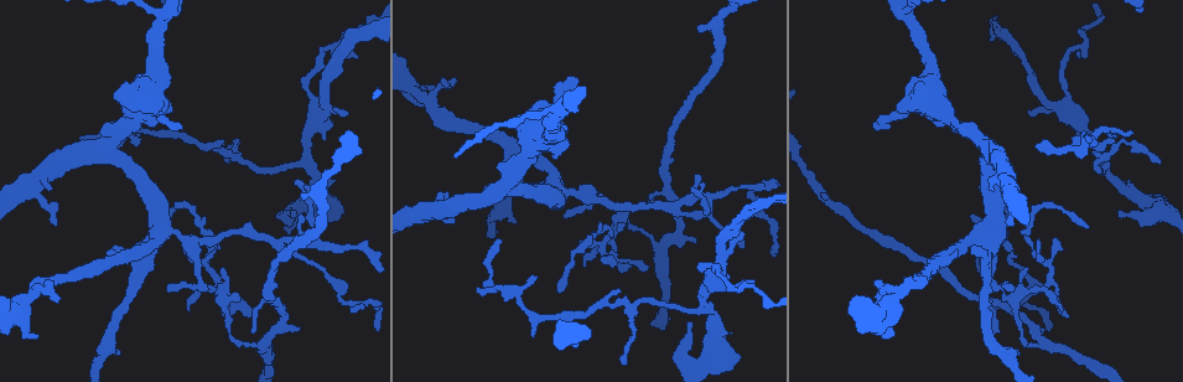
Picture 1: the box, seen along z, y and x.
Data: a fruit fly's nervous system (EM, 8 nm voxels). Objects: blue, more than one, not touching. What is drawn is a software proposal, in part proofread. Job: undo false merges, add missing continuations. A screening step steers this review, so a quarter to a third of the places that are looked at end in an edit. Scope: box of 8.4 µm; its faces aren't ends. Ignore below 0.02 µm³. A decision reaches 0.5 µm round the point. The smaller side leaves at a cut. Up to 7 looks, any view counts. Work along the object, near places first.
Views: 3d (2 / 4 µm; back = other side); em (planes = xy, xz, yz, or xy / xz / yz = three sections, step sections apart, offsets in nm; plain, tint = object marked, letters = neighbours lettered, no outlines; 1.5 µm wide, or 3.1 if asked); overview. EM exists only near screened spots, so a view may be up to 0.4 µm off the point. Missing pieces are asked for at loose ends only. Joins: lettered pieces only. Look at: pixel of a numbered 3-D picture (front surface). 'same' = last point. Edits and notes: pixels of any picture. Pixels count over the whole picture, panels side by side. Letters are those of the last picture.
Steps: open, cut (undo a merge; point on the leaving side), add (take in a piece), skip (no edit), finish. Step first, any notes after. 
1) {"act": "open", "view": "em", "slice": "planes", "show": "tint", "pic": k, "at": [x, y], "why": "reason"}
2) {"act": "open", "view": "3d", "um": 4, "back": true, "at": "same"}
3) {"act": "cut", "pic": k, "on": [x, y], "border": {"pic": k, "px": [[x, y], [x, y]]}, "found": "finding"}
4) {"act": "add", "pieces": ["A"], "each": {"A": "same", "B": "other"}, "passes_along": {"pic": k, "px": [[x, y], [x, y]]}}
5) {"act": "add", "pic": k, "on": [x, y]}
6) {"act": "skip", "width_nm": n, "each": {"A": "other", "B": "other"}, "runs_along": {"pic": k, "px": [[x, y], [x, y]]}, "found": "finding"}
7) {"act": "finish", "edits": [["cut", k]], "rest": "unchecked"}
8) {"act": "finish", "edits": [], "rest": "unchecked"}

{"act": "open", "view": "em", "slice": "xy", "step": 4, "show": "letters", "pic": 1, "at": [345, 110], "why": "free end"}

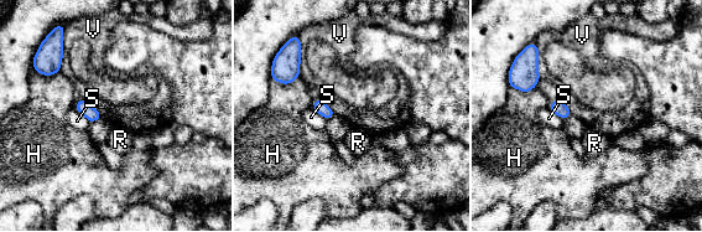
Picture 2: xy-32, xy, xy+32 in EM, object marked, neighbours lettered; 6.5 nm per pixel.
{"act": "open", "view": "em", "slice": "planes", "show": "letters", "at": "same"}

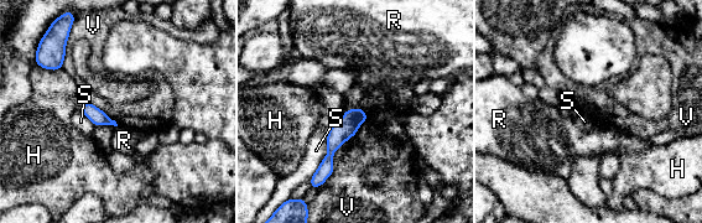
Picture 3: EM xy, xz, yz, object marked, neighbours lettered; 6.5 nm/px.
{"act": "skip", "width_nm": 140, "each": {"H": "other", "R": "other", "S": "other", "V": "other"}, "found": "none of them fits"}

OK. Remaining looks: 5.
{"act": "open", "view": "3d", "um": 4, "pic": 1, "at": [620, 293], "why": "free end"}

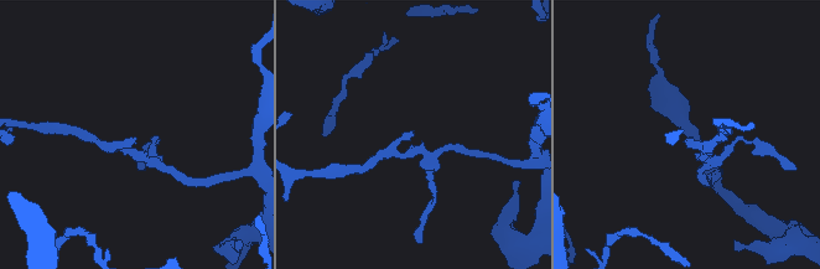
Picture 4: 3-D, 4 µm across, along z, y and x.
{"act": "open", "view": "em", "slice": "planes", "show": "letters", "pic": 4, "at": [411, 134]}

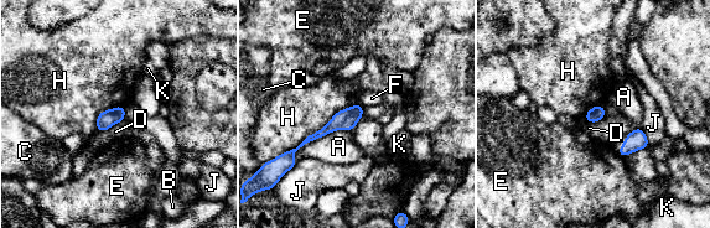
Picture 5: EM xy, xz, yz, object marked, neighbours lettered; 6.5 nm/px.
{"act": "skip", "longest_contact_nm": ["H", 600], "each": {"A": "other", "B": "other", "C": "other", "D": "other", "E": "other", "F": "other", "H": "other", "J": "other", "K": "other"}, "border": {"pic": 5, "px": [[357, 103], [280, 154]]}, "found": "none of them fits"}

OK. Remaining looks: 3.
{"act": "open", "view": "3d", "um": 2, "pic": 1, "at": [562, 190], "why": "sharp bend"}

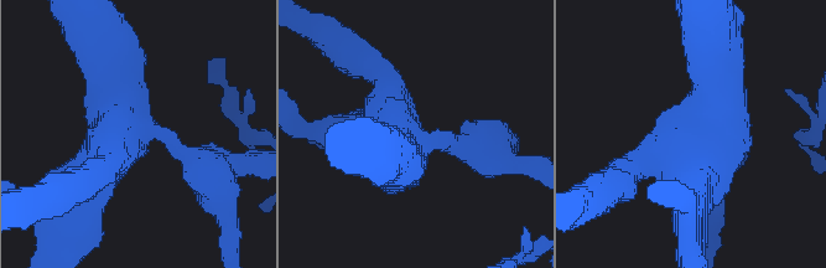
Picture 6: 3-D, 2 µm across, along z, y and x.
{"act": "open", "view": "em", "slice": "xz", "step": 8, "show": "tint", "pic": 6, "at": [704, 133], "arms": 4}

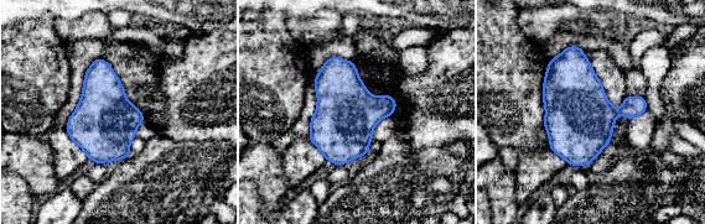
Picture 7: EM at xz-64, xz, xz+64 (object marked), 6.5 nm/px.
{"act": "open", "view": "em", "slice": "planes", "show": "letters", "at": "same", "why": "another direction"}

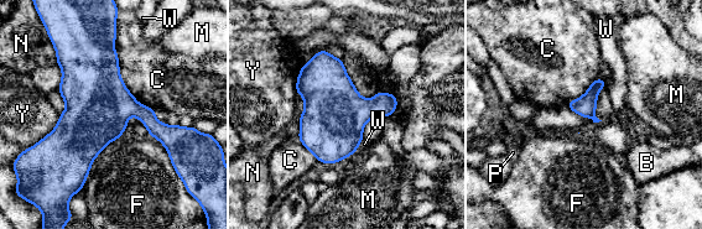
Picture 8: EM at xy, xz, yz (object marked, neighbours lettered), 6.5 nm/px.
{"act": "skip", "each": {"B": "other", "C": "other", "F": "other", "M": "other", "N": "other", "P": "other", "W": "other", "Y": "other"}, "border": {"pic": 8, "px": [[115, 26], [120, 78], [154, 110]]}, "found": "all the same neuron"}

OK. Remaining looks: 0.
{"act": "finish", "edits": [], "rest": "unchecked"}

